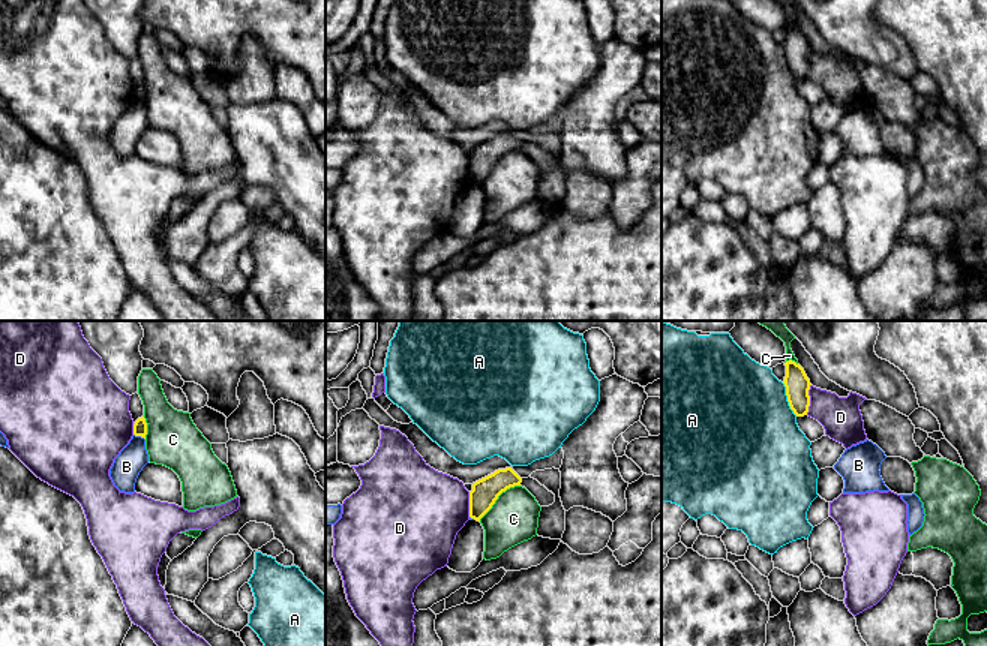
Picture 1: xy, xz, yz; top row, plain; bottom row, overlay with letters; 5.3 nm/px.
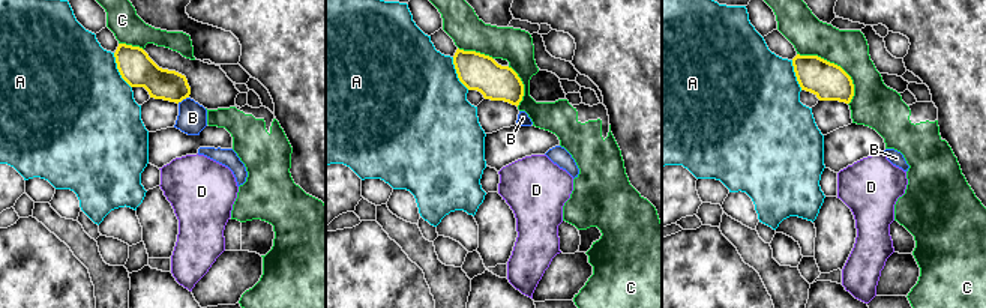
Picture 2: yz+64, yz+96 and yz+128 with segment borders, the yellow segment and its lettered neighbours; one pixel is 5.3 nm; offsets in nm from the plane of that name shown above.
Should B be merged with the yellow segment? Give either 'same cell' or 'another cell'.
another cell

